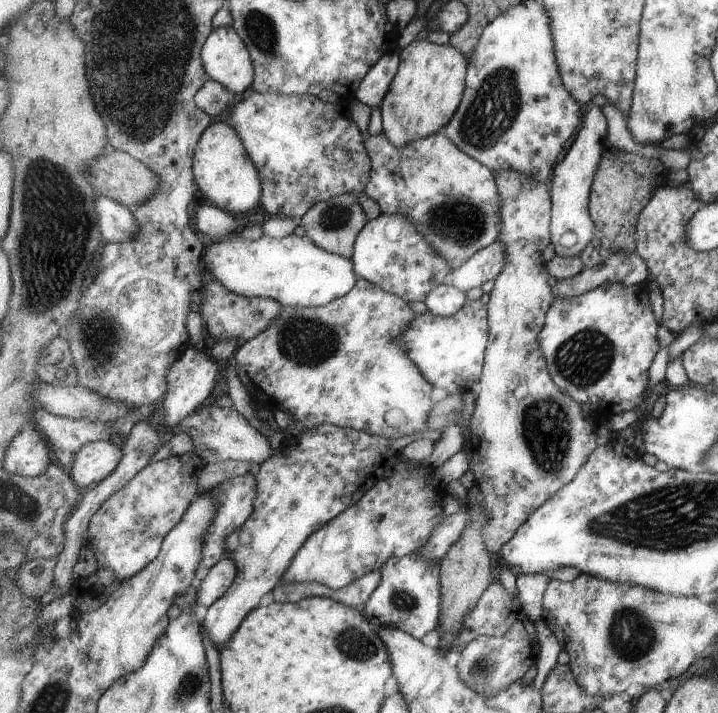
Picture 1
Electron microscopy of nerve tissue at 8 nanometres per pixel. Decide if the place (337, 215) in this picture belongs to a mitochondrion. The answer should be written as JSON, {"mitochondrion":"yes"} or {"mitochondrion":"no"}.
{"mitochondrion":"yes"}

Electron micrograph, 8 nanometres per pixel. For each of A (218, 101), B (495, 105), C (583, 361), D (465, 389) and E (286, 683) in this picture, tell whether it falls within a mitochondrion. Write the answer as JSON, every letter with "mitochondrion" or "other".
{"A":"other","B":"mitochondrion","C":"mitochondrion","D":"other","E":"other"}

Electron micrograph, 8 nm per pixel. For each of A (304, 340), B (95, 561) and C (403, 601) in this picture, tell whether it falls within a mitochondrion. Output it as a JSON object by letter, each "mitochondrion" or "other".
{"A":"mitochondrion","B":"other","C":"mitochondrion"}

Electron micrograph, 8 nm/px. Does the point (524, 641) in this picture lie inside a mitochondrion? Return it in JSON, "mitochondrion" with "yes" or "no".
{"mitochondrion":"no"}

